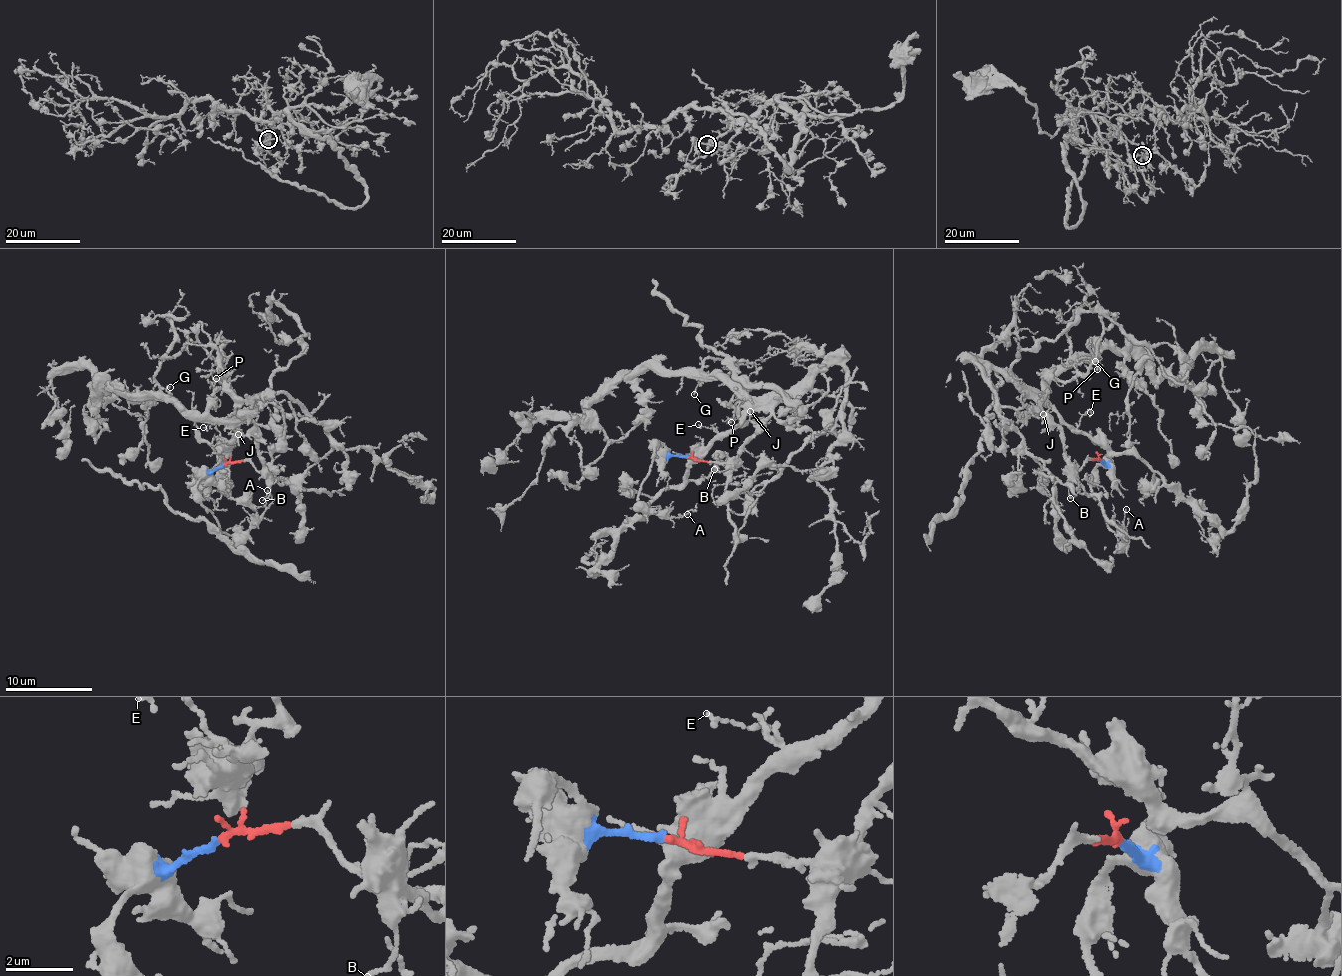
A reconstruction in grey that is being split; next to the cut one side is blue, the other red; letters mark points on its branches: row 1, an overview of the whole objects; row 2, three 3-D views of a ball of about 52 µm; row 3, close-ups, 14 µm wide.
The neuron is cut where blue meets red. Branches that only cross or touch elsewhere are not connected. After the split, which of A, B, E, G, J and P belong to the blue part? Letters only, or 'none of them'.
A

